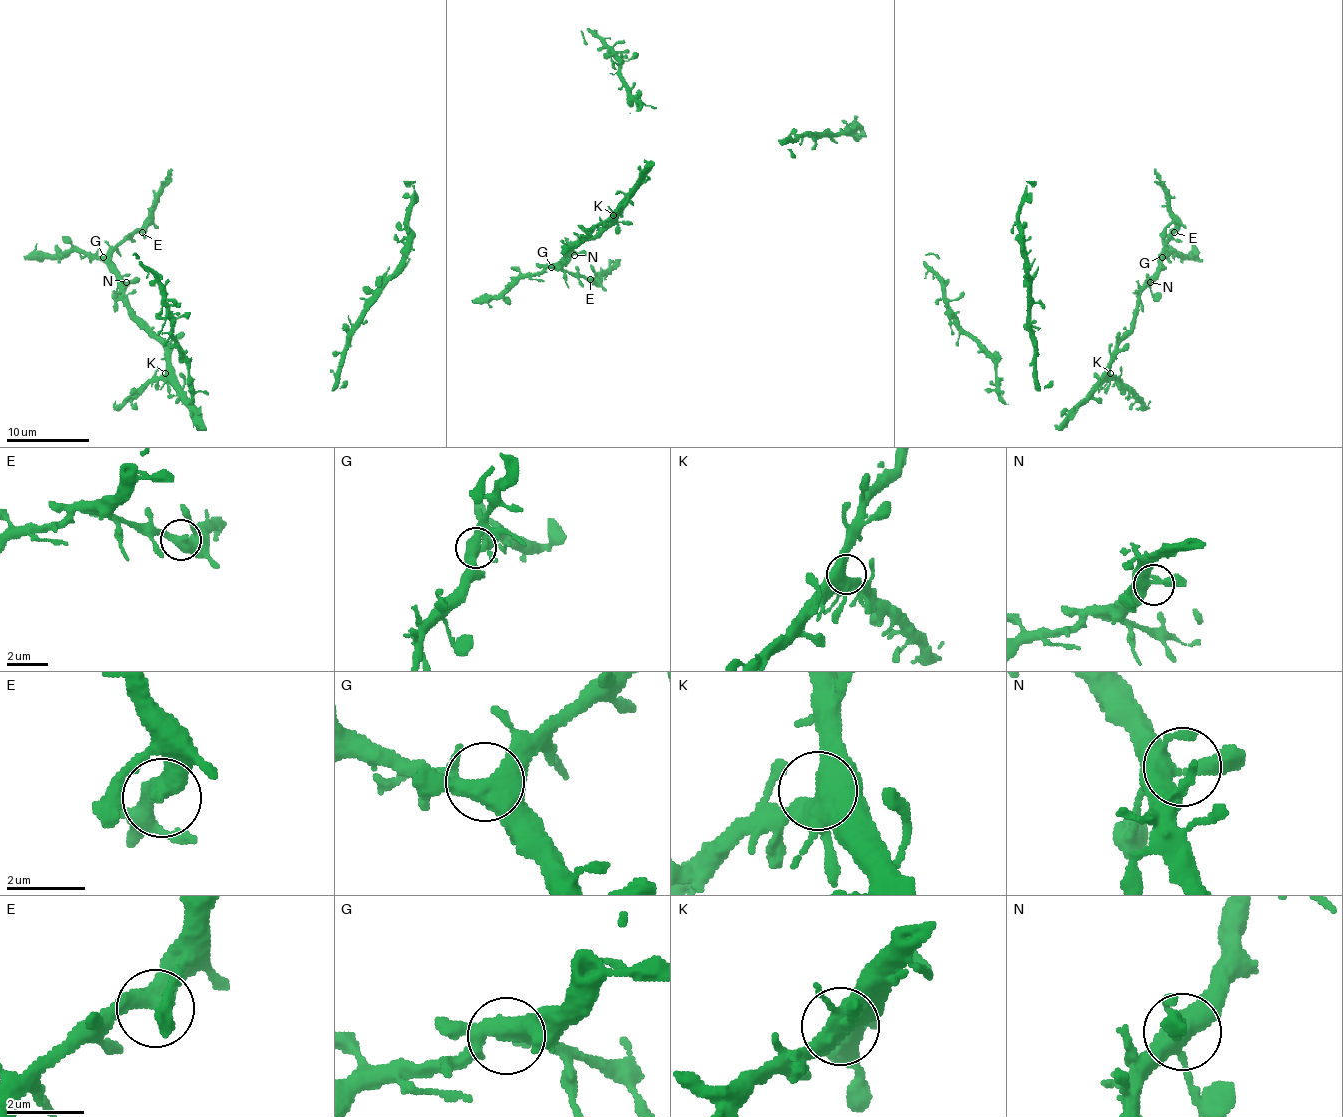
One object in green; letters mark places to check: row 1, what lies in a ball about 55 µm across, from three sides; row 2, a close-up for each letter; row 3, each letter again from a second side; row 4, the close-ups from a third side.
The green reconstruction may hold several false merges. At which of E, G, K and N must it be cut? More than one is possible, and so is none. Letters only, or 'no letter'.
no letter

